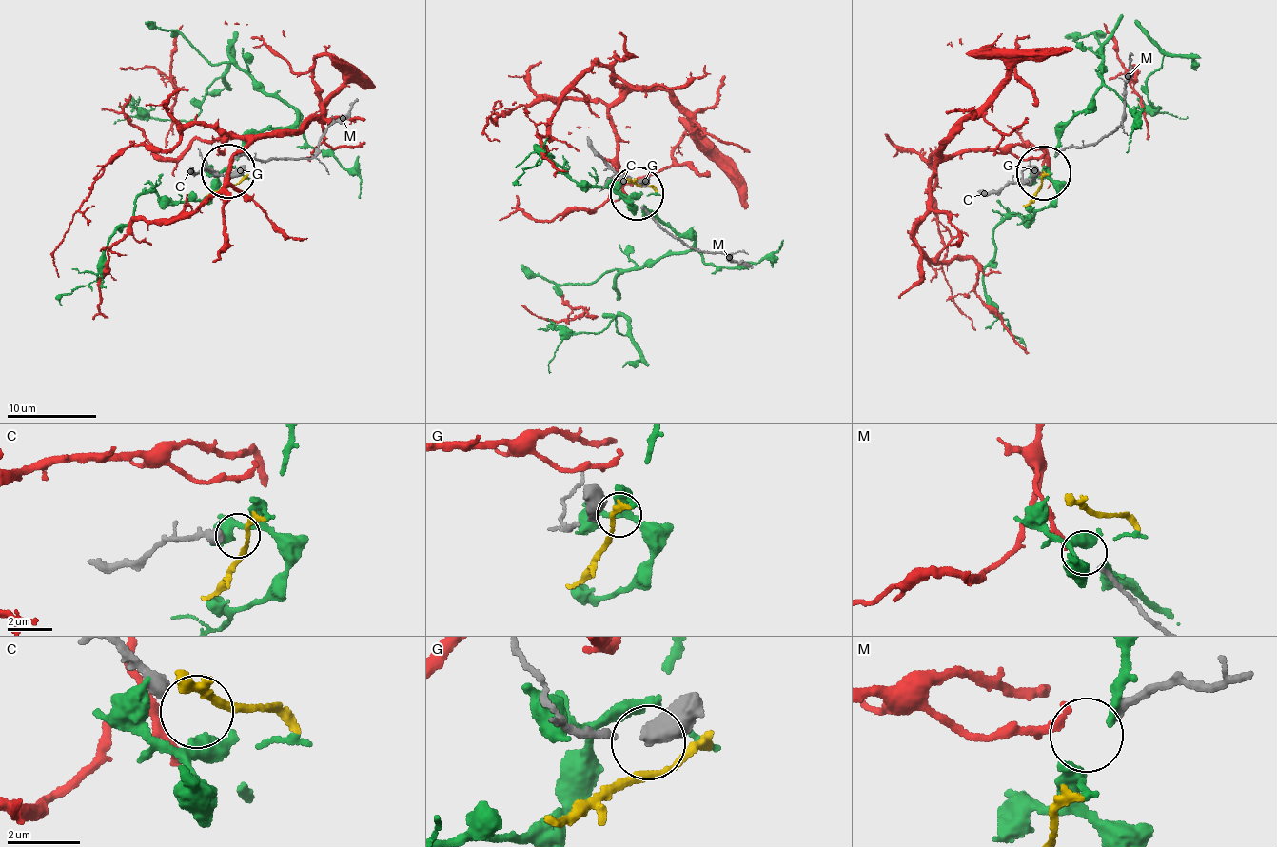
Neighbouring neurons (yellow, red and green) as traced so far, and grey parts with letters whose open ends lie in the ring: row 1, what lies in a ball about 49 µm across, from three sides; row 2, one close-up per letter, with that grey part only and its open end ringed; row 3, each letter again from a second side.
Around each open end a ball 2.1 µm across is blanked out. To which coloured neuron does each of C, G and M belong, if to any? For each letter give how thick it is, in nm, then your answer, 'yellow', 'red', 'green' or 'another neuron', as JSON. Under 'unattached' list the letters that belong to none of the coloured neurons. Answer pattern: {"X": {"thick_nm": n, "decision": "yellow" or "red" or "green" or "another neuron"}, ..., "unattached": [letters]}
{"C": {"thick_nm": 440, "decision": "another neuron"}, "G": {"thick_nm": 400, "decision": "another neuron"}, "M": {"thick_nm": 220, "decision": "red"}, "unattached": ["C", "G"]}

